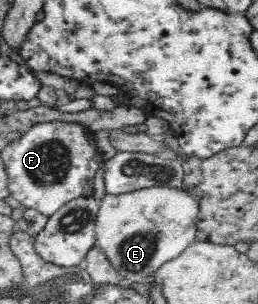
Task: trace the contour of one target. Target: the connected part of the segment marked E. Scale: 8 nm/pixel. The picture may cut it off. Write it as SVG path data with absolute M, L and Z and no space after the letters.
M152 186L123 194L110 194L106 192L100 199L98 215L95 217L95 238L97 239L95 245L104 252L104 255L106 255L110 264L121 276L124 276L131 282L136 281L136 283L148 283L148 281L152 281L152 279L150 279L150 275L152 275L154 271L158 270L162 265L164 265L164 263L166 263L166 261L170 261L170 259L174 259L174 257L179 257L186 247L197 240L196 223L198 221L198 211L198 200L182 188Z

